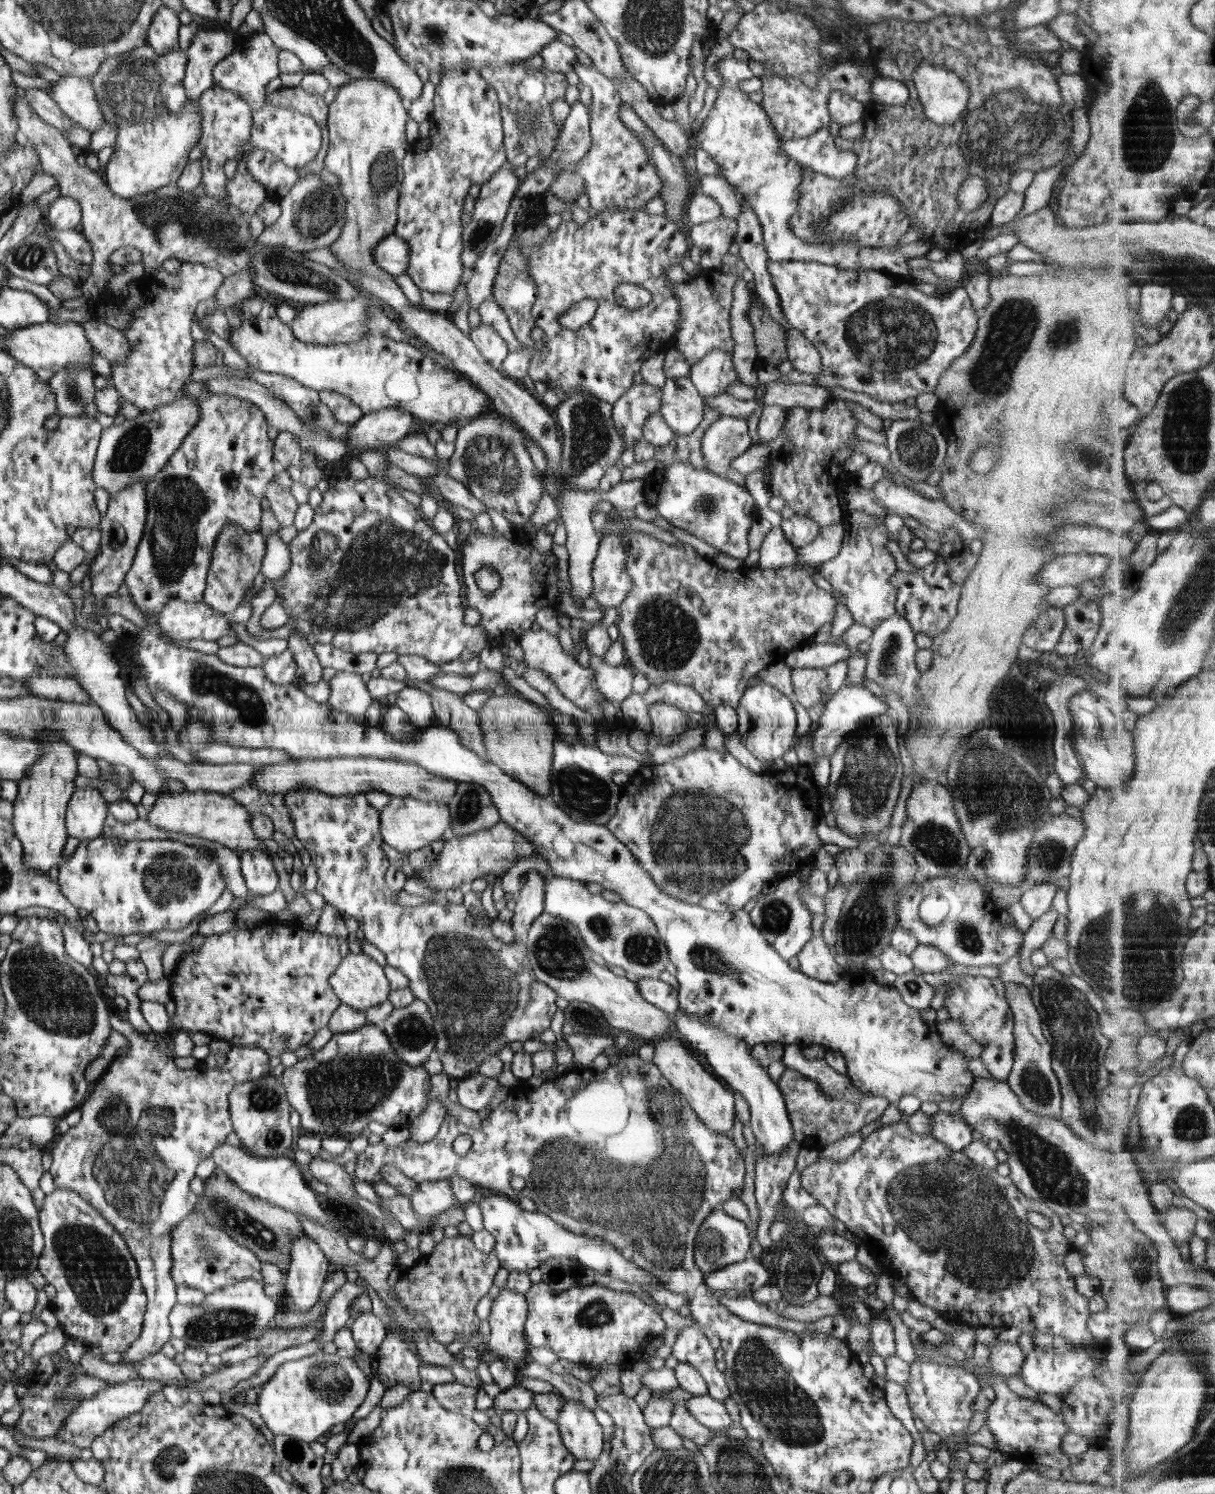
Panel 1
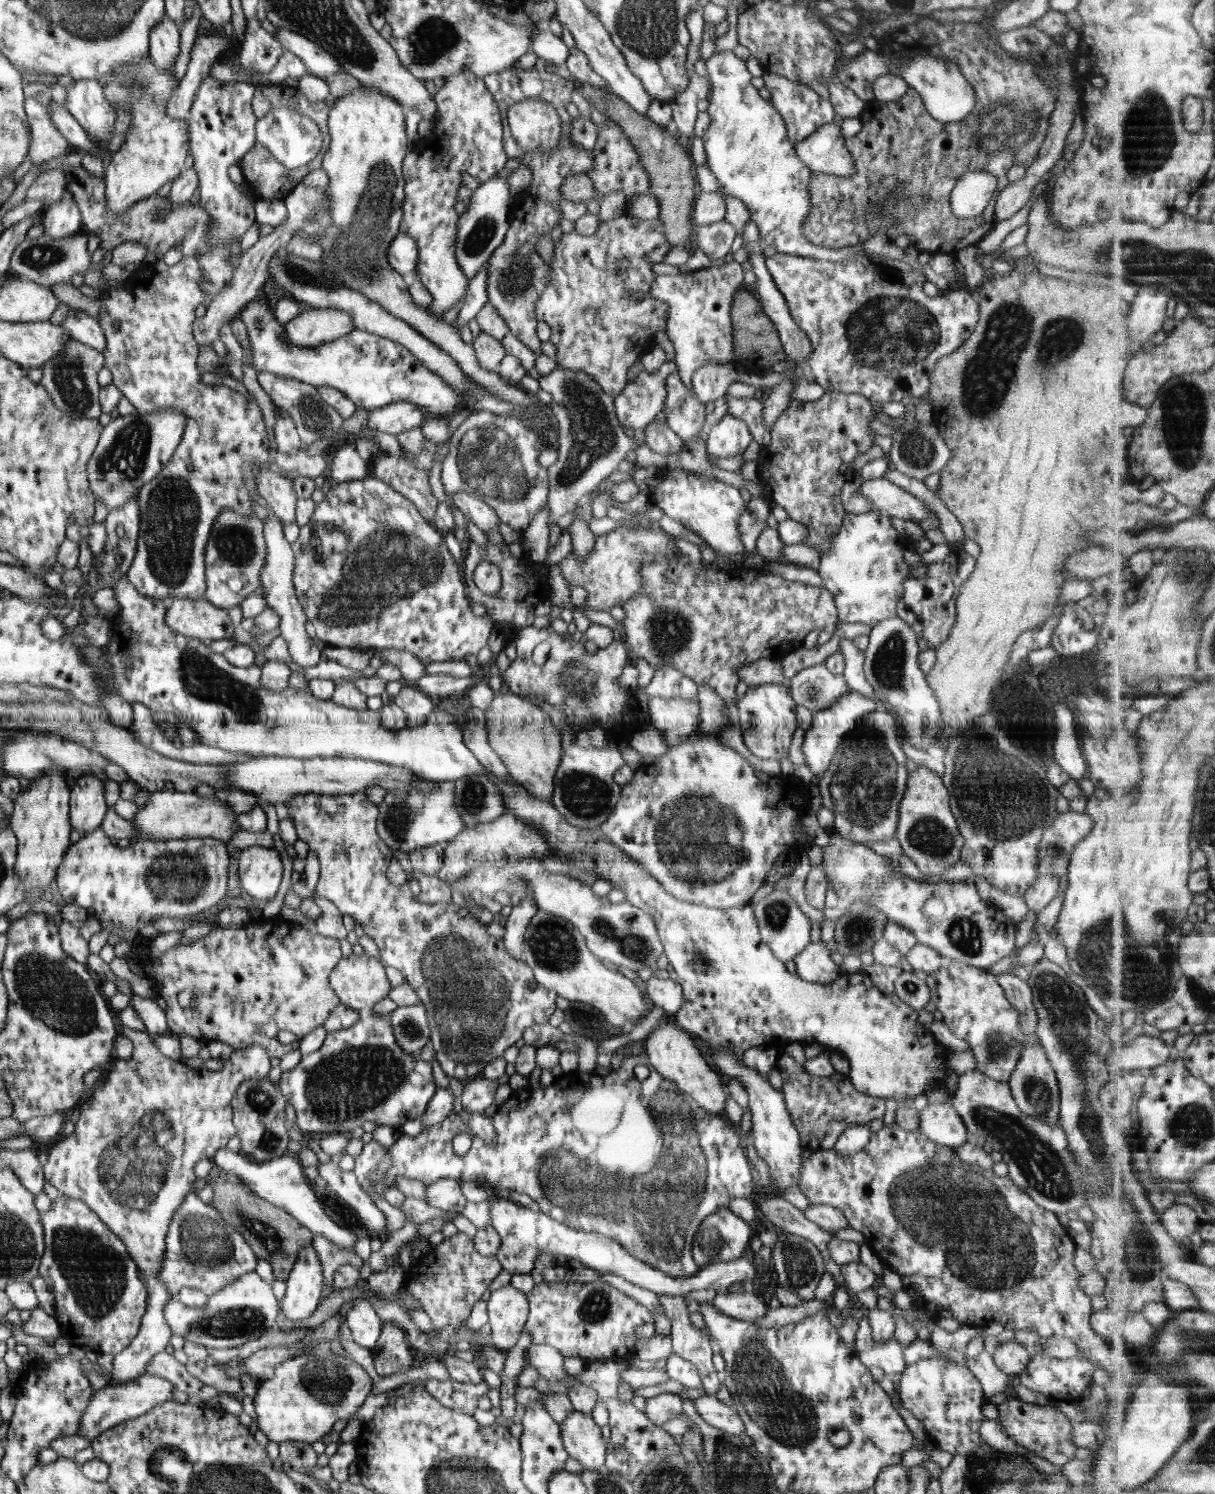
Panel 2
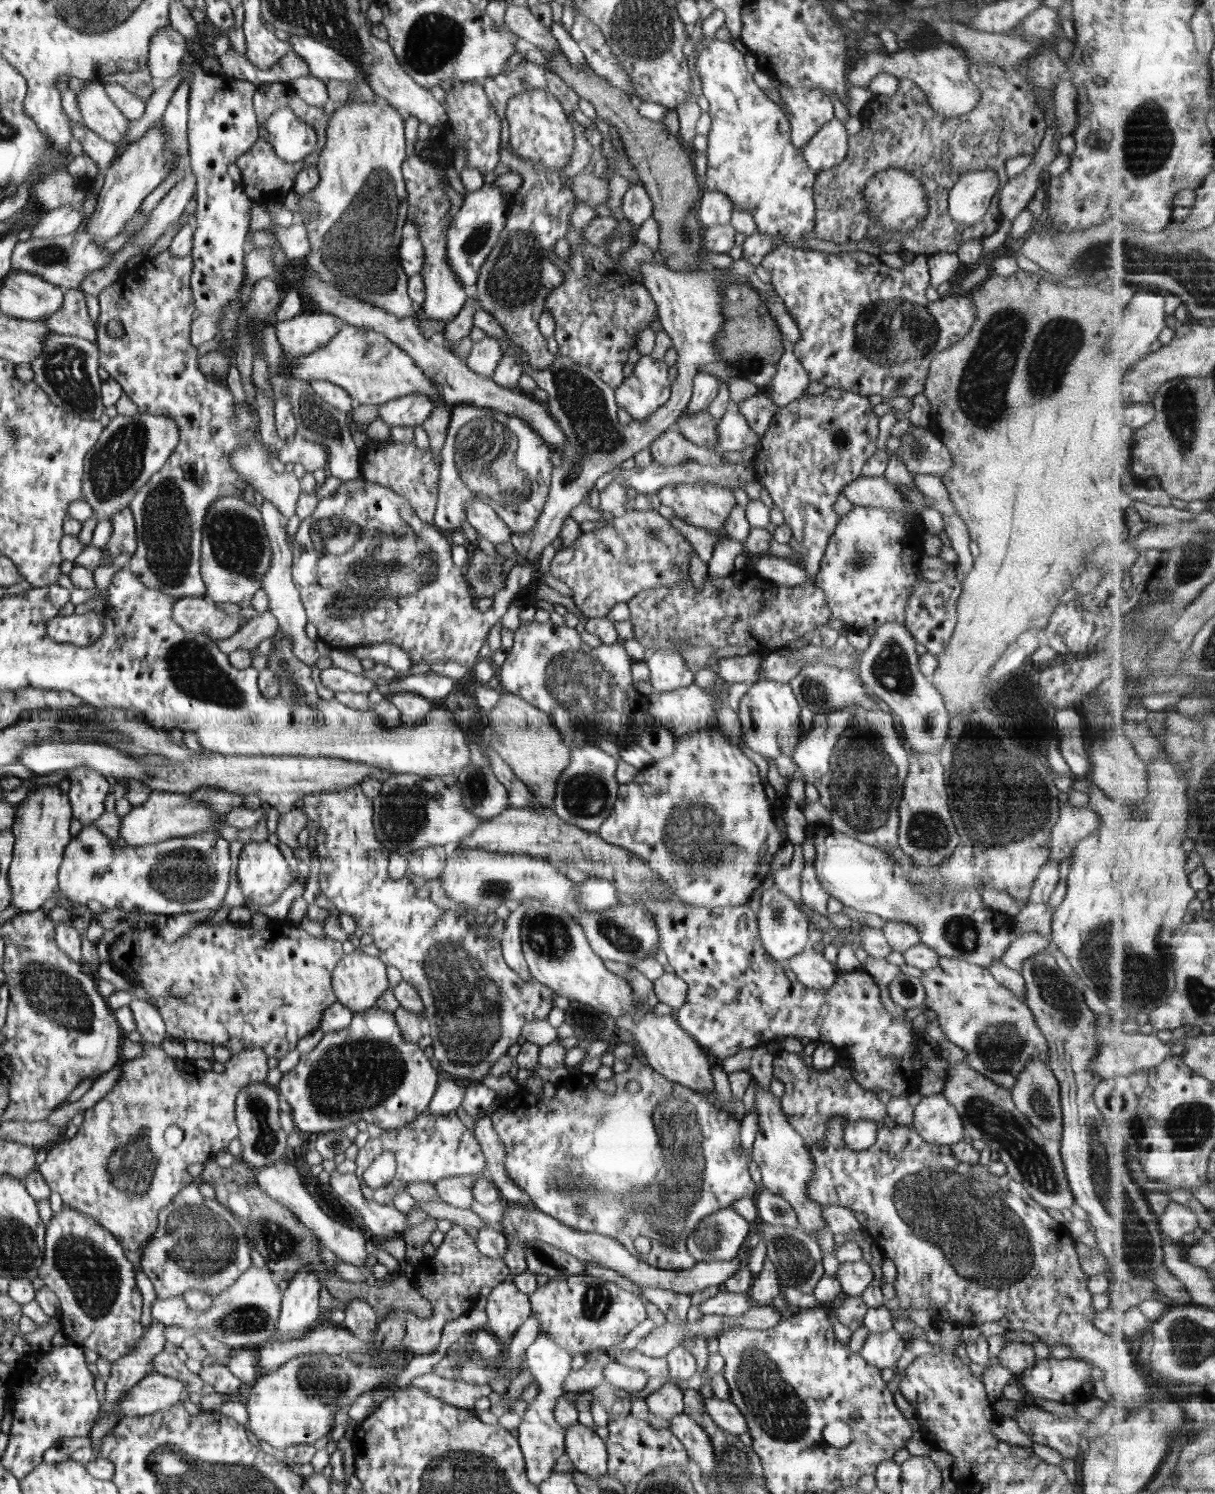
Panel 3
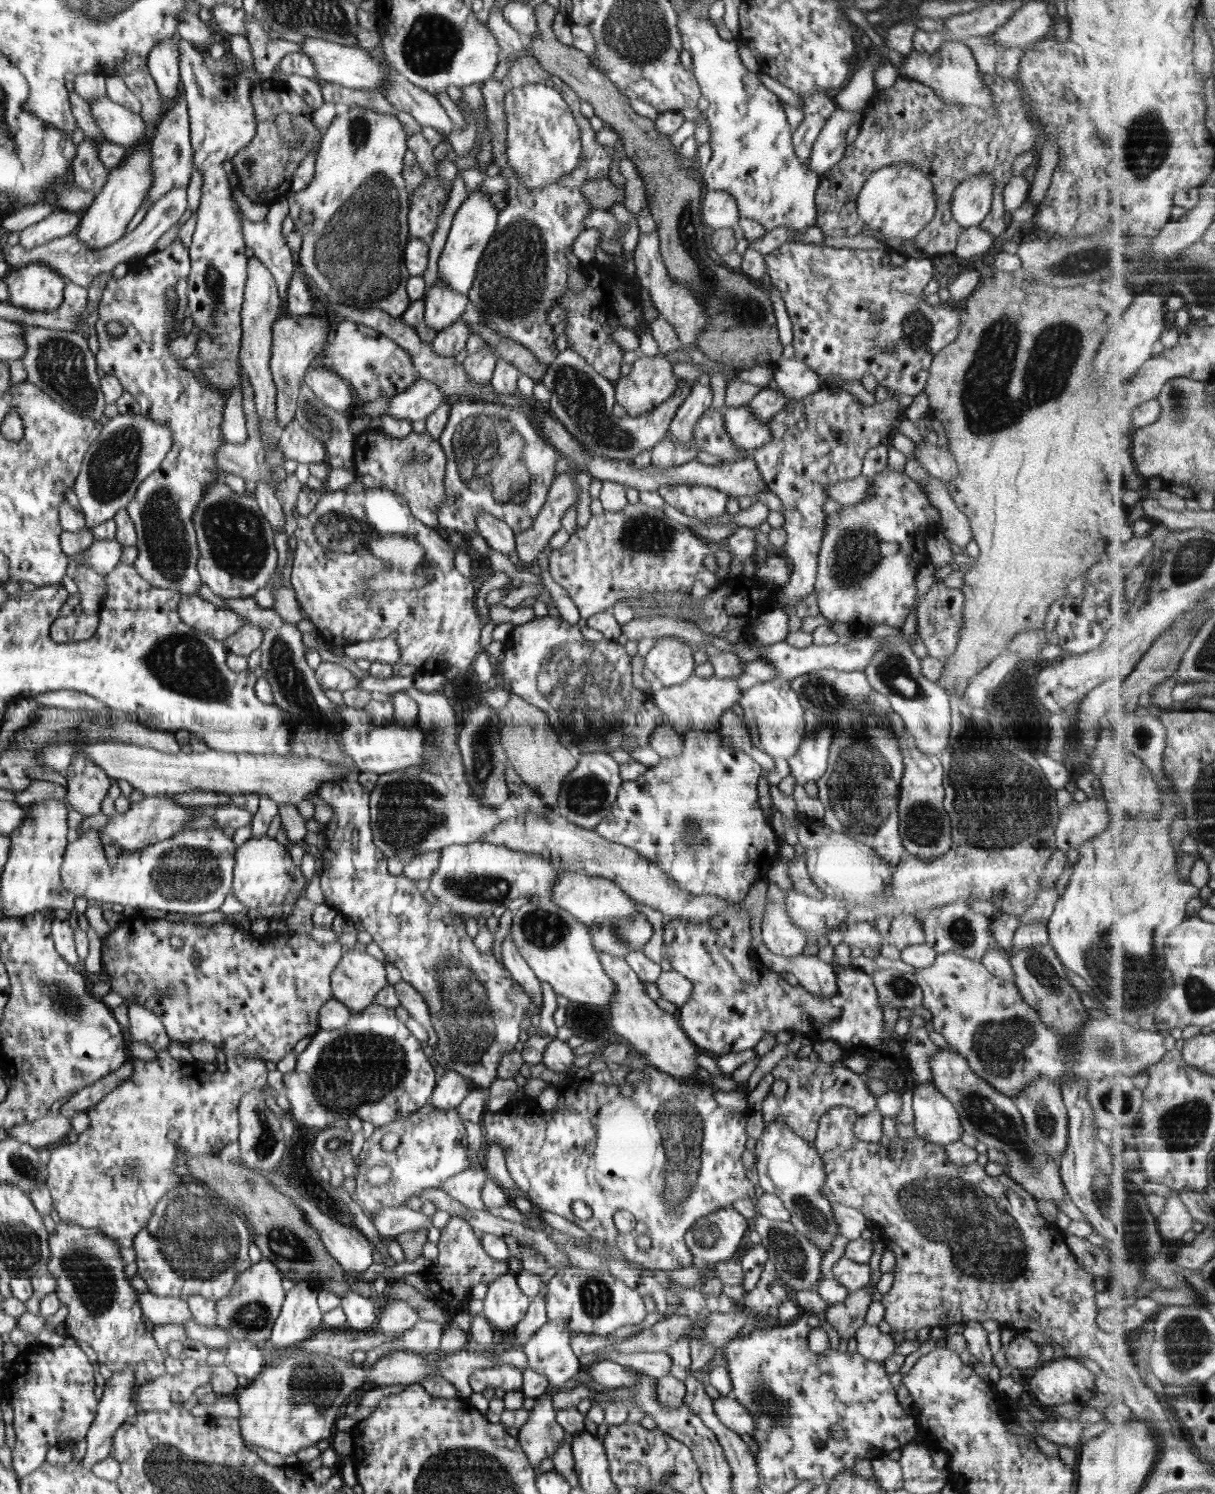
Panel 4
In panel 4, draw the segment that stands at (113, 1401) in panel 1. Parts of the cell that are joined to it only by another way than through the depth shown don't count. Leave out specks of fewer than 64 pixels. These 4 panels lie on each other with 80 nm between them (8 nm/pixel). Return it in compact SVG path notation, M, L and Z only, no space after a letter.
M204 1364L194 1372L180 1375L162 1375L133 1392L133 1408L140 1413L150 1411L166 1412L172 1408L183 1406L198 1387L210 1383L213 1366Z

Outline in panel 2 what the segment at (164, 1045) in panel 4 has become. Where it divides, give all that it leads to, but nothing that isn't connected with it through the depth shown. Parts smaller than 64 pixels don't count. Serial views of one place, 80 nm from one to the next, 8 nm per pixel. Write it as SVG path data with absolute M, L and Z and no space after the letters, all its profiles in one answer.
M131 993L129 1005L138 1013L140 1019L146 1027L145 1032L150 1035L150 1038L158 1038L160 1035L169 1033L168 1016L165 1010L162 1010L158 1004L152 999L142 998L136 993Z

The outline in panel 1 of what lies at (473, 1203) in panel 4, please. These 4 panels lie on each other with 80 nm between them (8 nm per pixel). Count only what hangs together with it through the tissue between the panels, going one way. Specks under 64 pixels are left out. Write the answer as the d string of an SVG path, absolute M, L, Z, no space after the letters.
M446 1179L420 1182L410 1197L411 1205L419 1216L415 1228L418 1232L424 1231L442 1211L463 1206Z

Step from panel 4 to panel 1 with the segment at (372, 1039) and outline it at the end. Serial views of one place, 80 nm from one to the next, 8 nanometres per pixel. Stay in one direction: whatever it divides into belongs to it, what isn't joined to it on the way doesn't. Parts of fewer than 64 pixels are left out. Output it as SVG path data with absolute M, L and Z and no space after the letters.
M368 1023L352 1032L333 1033L320 1050L292 1067L285 1067L281 1081L291 1108L300 1115L301 1130L309 1130L322 1137L361 1132L369 1122L380 1122L388 1127L408 1125L427 1107L431 1087L428 1071L404 1062L395 1053L382 1026Z

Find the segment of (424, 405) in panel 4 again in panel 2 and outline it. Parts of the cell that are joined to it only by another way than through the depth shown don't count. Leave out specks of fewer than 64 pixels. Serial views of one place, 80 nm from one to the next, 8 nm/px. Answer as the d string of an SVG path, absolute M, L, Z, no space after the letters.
M392 402L387 406L382 406L368 415L366 430L393 434L398 436L402 432L419 428L427 418L418 406L410 402Z

